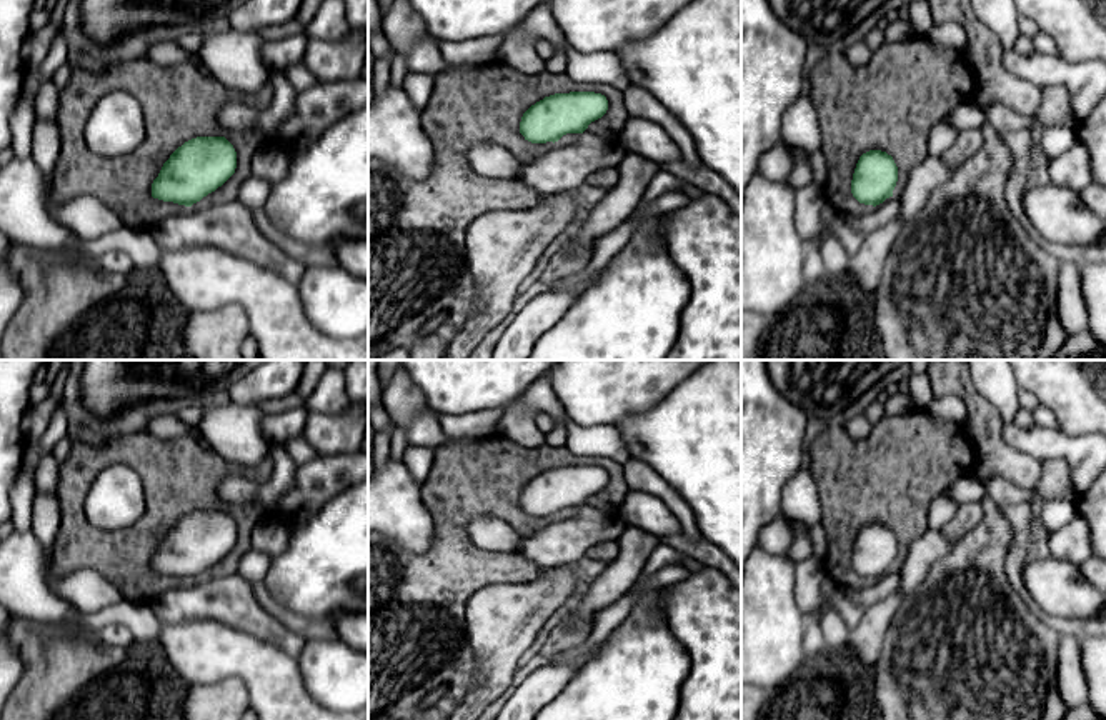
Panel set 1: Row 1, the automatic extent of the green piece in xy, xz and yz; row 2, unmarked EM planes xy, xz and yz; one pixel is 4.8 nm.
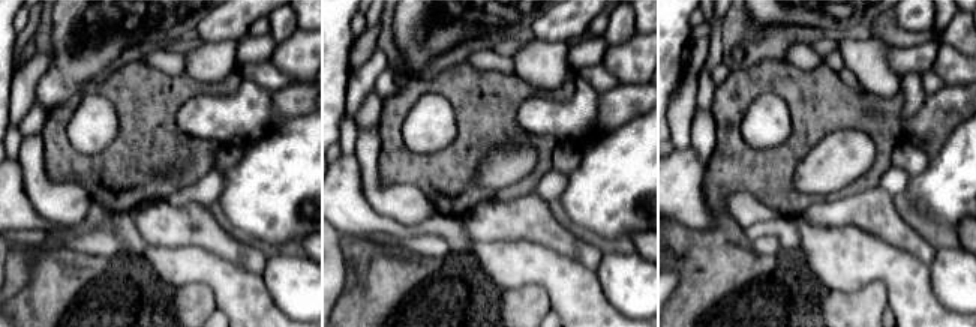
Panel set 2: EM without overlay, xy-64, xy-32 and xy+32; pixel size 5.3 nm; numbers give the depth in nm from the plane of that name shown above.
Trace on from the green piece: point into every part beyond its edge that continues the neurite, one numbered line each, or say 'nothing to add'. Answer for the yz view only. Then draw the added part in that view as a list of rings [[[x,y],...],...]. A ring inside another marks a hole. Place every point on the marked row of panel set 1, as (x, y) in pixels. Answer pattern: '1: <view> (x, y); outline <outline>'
1: yz (890, 104); outline [[[913,35],[903,42],[884,42],[869,62],[854,67],[838,47],[821,58],[808,75],[810,97],[818,113],[821,148],[818,165],[826,203],[836,213],[863,217],[874,207],[859,203],[851,193],[851,180],[859,157],[881,150],[898,167],[898,195],[909,170],[926,155],[929,130],[943,122],[961,102],[973,100],[976,80],[961,52],[931,43],[926,35]]]

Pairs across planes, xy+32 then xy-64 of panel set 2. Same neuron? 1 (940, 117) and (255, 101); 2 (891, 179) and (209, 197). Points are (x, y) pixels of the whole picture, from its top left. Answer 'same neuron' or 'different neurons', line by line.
1: different neurons
2: same neuron

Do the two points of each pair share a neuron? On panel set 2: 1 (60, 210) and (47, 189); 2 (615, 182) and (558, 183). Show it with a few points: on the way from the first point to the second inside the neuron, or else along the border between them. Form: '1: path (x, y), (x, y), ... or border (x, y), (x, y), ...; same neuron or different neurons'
1: path (57, 206), (47, 194); same neuron
2: border (565, 174), (565, 188), (558, 198); different neurons

